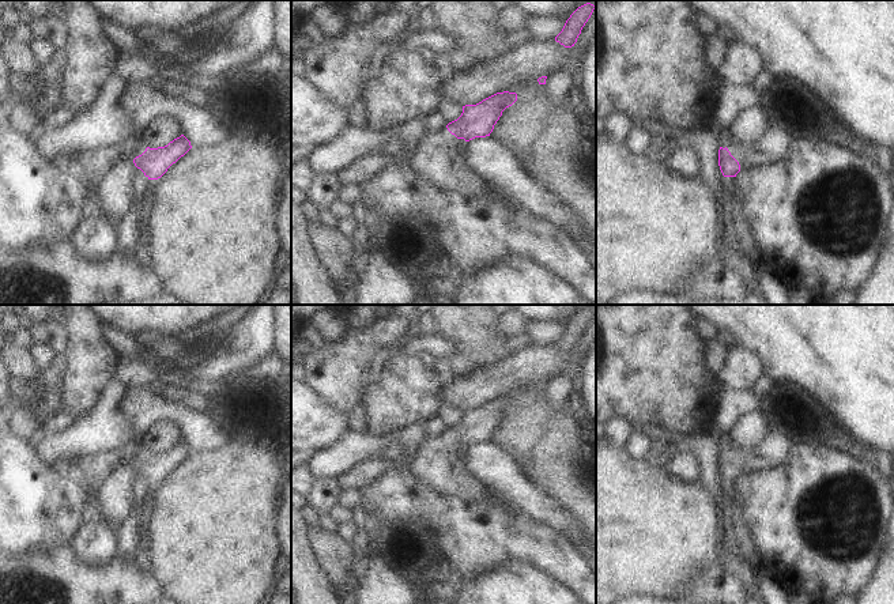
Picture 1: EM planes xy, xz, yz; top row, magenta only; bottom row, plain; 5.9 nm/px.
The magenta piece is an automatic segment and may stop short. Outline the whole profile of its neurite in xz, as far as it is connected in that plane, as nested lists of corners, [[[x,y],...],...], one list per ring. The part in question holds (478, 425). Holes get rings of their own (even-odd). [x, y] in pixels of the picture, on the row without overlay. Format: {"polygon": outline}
{"polygon": [[[497,397],[476,409],[463,411],[461,420],[444,434],[423,437],[419,449],[410,458],[418,482],[441,495],[457,497],[469,503],[499,503],[495,494],[464,467],[459,445],[490,441],[502,416],[516,405],[516,397]]]}

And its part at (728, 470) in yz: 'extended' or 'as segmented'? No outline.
extended

